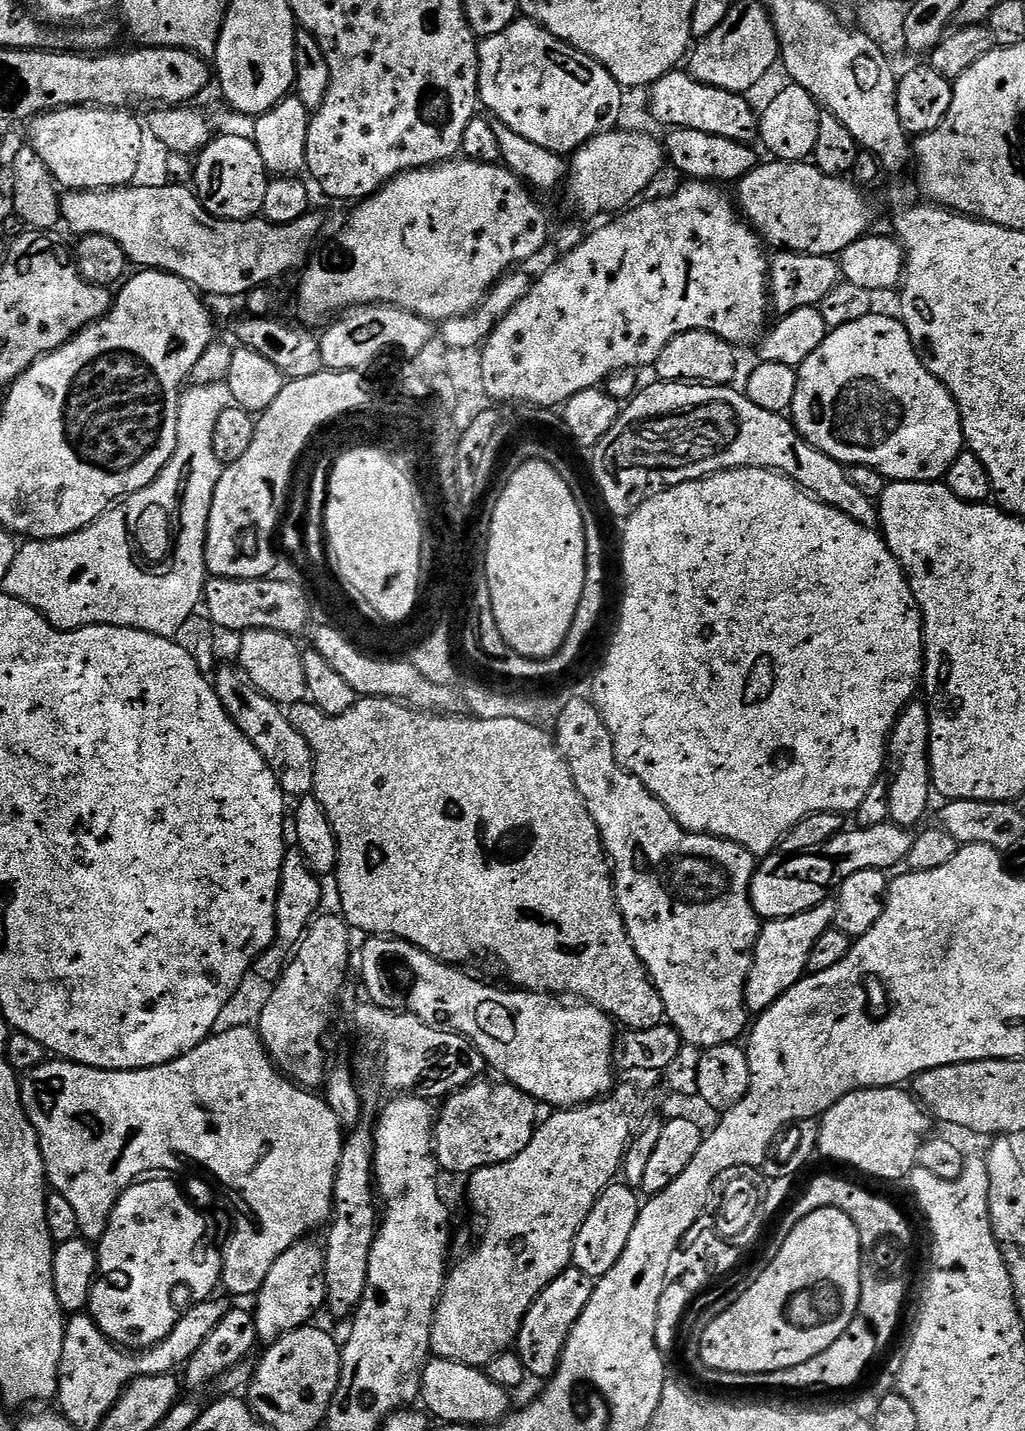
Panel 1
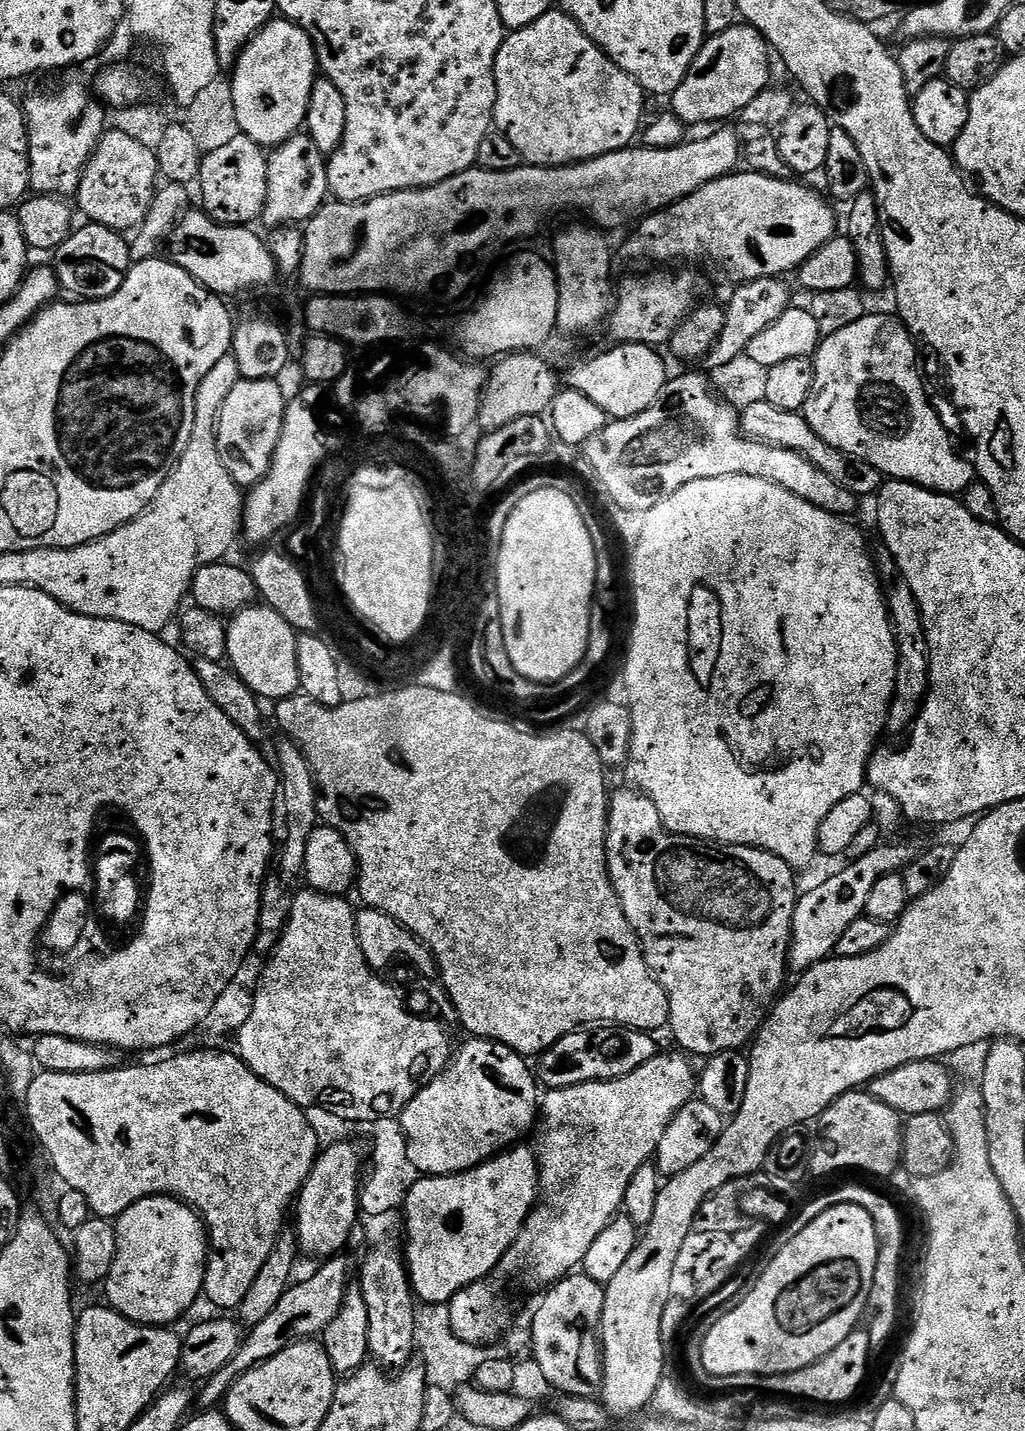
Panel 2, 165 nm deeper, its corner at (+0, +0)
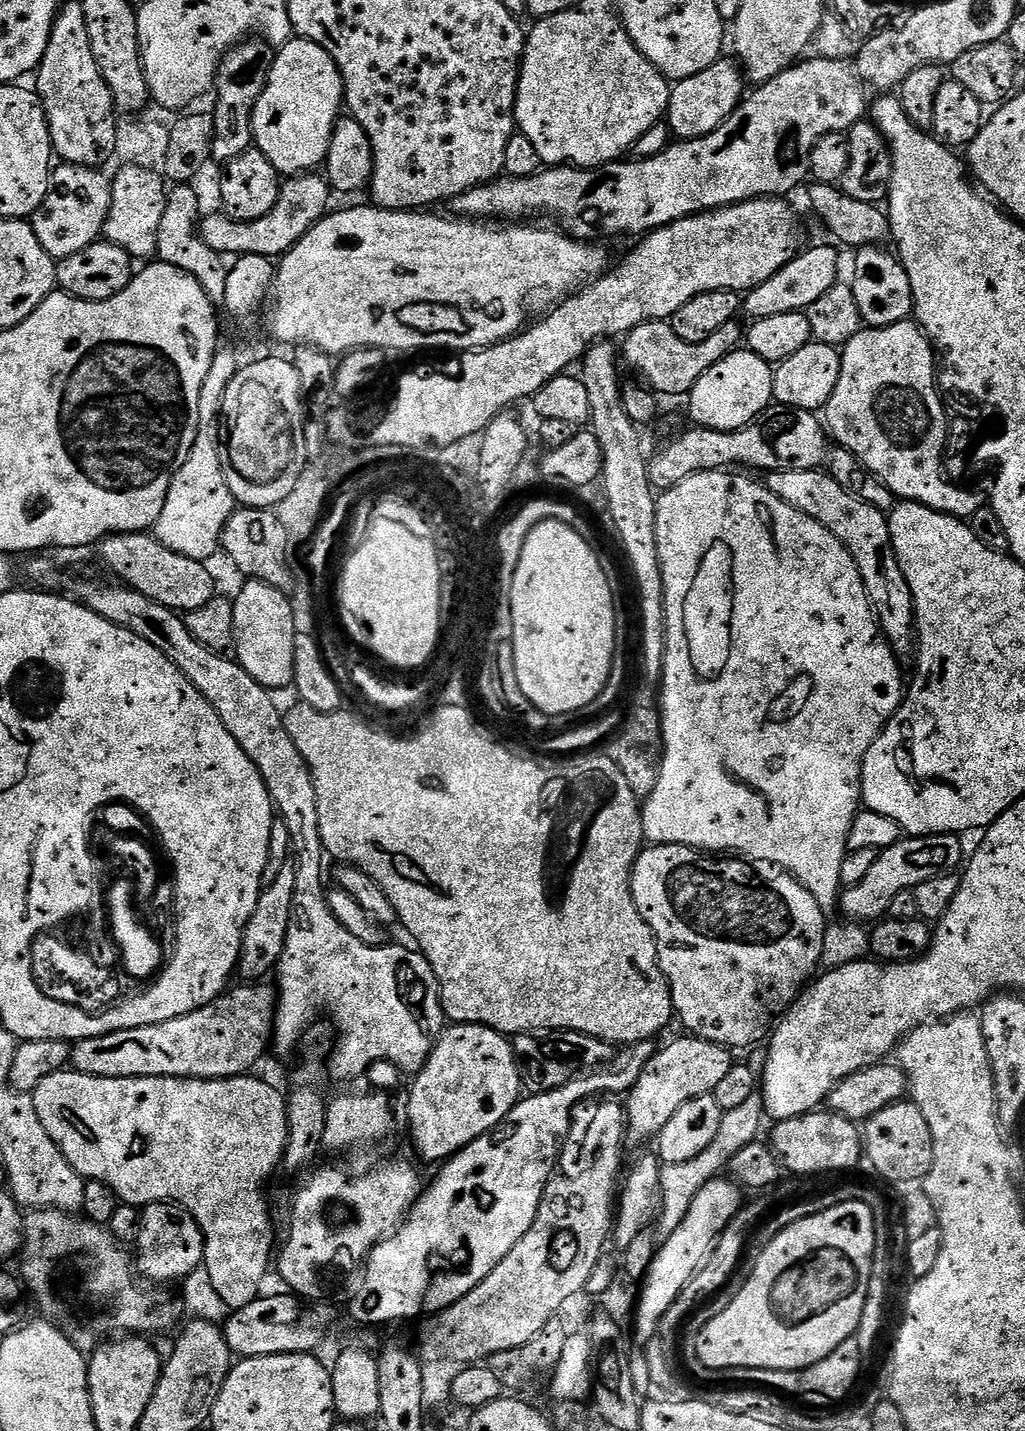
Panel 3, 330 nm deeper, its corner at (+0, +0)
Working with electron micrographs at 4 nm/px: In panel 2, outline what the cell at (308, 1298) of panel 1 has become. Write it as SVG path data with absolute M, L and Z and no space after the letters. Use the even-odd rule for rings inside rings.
M332 1144L323 1149L320 1155L316 1157L316 1161L314 1162L314 1166L310 1170L310 1174L306 1178L306 1182L300 1187L300 1195L294 1204L294 1216L297 1216L300 1219L300 1228L298 1227L298 1248L301 1253L304 1252L308 1256L324 1256L320 1258L331 1258L337 1254L343 1253L345 1251L344 1247L348 1244L348 1239L352 1236L352 1227L355 1229L358 1224L358 1213L360 1202L356 1198L356 1195L360 1192L360 1184L362 1188L362 1178L360 1182L360 1156L356 1153L356 1148L352 1144Z

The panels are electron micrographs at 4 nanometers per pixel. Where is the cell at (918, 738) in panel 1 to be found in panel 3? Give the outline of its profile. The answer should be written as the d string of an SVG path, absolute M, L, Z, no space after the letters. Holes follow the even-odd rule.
M818 468L767 473L766 486L782 498L782 502L802 510L802 514L814 518L814 522L826 526L826 530L830 530L830 534L850 550L850 558L854 558L858 574L862 574L862 586L866 586L872 613L884 639L897 657L911 657L916 639L916 611L906 574L902 574L902 566L898 566L898 558L894 554L886 513L870 506L870 502L862 502L862 498L854 498L854 494L842 490L842 486L834 482L830 473Z

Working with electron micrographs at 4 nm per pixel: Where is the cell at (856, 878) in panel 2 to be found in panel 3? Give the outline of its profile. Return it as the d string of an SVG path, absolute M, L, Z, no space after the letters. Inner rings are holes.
M956 834L901 838L897 844L883 849L877 855L874 867L866 873L862 882L841 891L838 897L839 911L844 911L848 915L845 917L852 922L879 922L885 919L890 902L894 902L897 894L910 892L922 886L922 882L930 882L930 878L955 873L961 867L966 852L960 849L960 840L961 837Z

